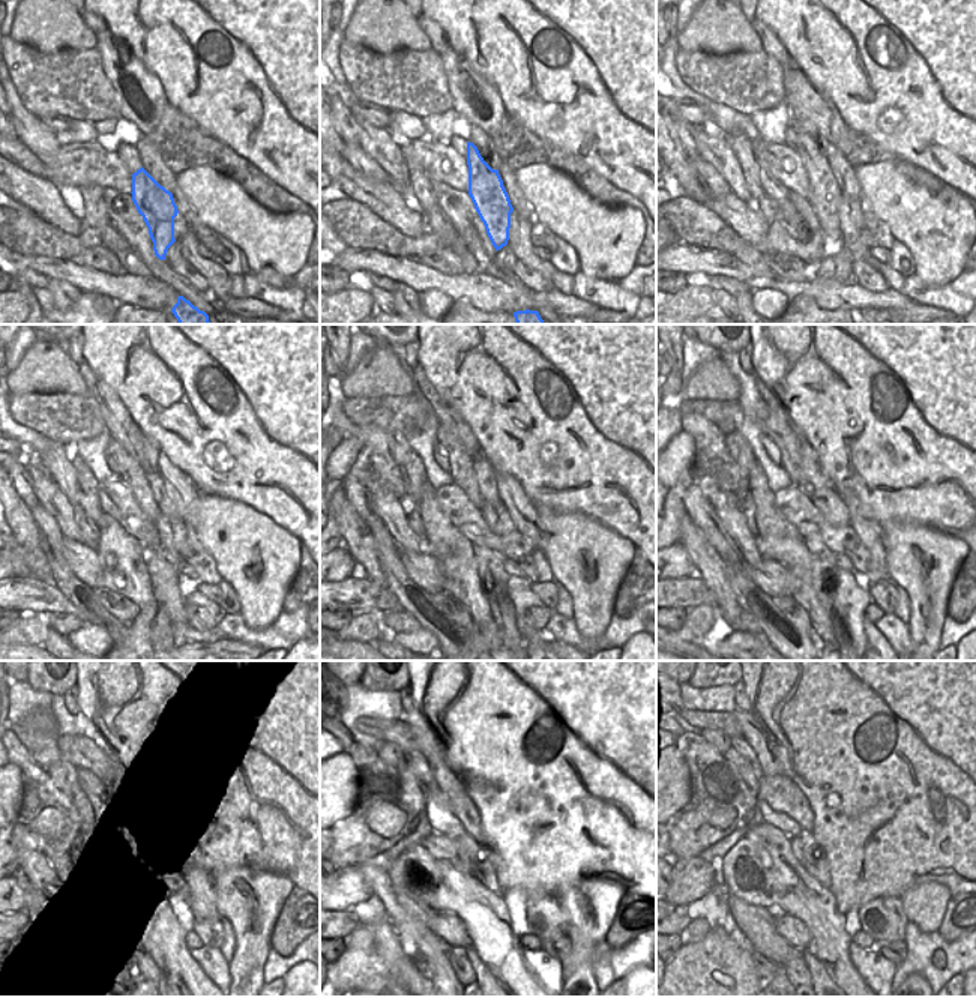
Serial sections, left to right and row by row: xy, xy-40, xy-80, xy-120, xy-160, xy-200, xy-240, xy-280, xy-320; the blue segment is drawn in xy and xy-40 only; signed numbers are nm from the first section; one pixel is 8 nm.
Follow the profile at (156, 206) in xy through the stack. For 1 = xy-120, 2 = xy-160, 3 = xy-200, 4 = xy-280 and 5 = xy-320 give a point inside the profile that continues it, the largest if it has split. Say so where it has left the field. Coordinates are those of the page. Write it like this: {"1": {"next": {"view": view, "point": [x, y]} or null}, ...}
{"1": {"next": {"view": "xy-120", "point": [131, 475]}}, "2": {"next": {"view": "xy-160", "point": [460, 463]}}, "3": {"next": {"view": "xy-200", "point": [777, 427]}}, "4": {"next": {"view": "xy-280", "point": [424, 739]}}, "5": {"next": {"view": "xy-320", "point": [751, 731]}}}

